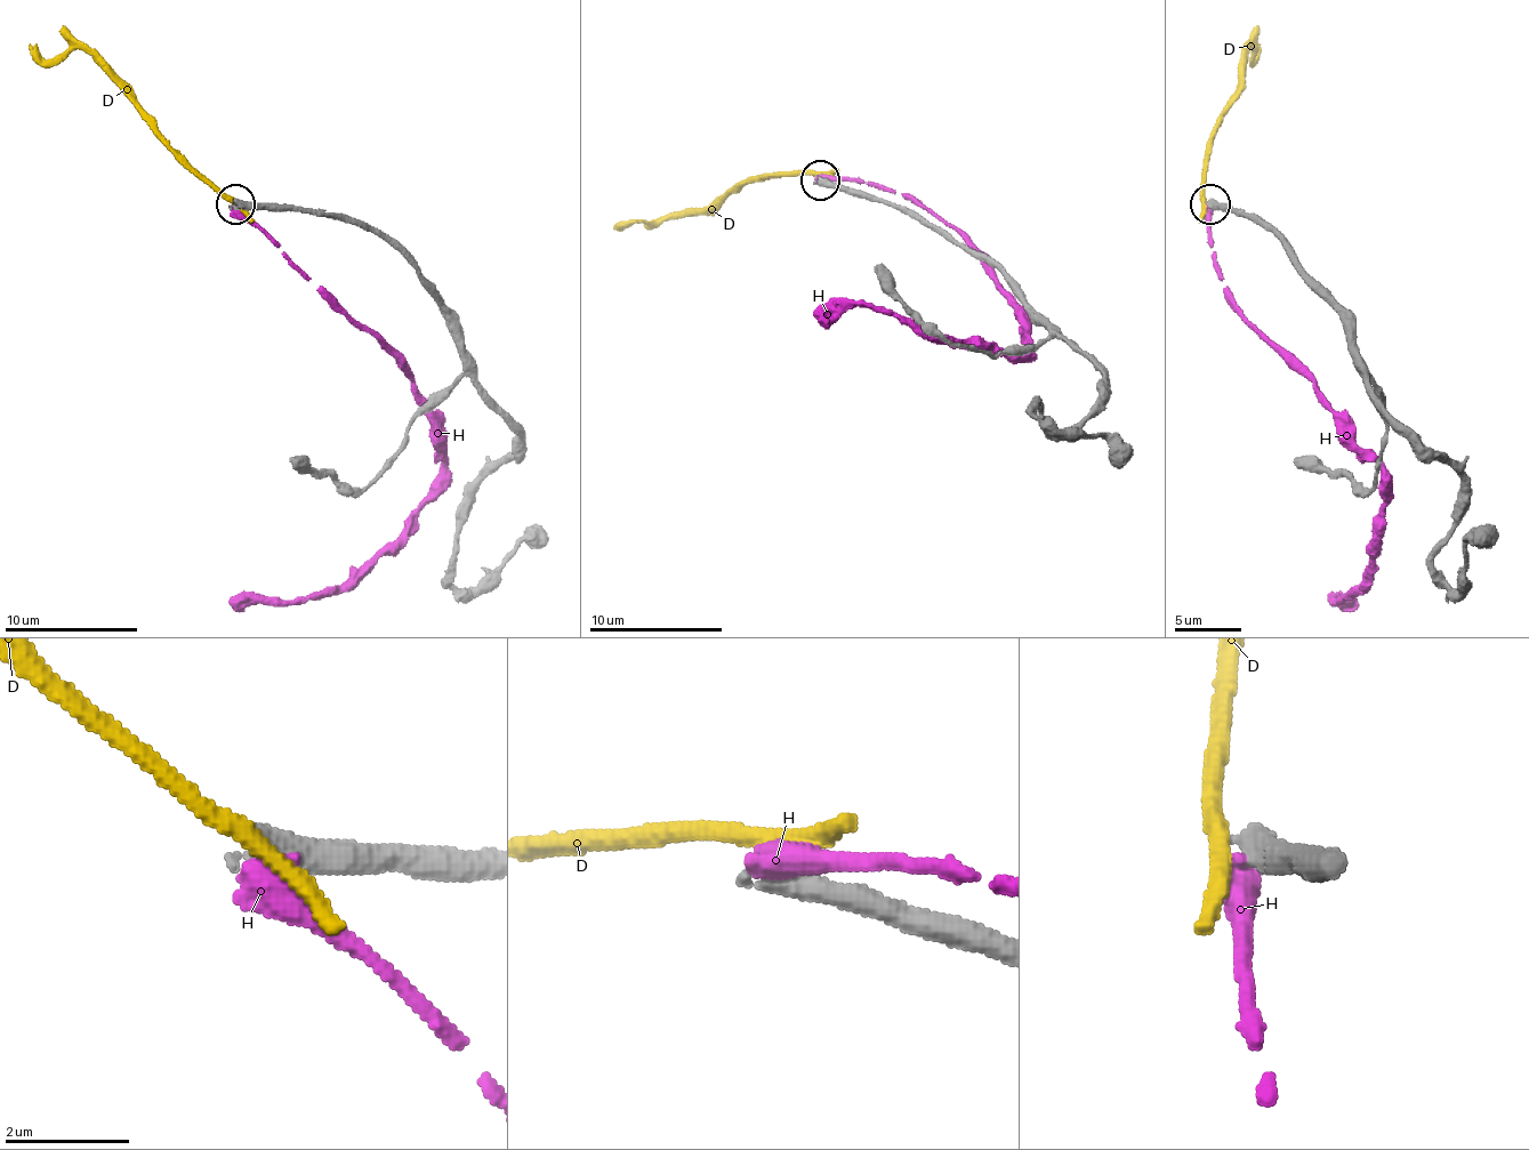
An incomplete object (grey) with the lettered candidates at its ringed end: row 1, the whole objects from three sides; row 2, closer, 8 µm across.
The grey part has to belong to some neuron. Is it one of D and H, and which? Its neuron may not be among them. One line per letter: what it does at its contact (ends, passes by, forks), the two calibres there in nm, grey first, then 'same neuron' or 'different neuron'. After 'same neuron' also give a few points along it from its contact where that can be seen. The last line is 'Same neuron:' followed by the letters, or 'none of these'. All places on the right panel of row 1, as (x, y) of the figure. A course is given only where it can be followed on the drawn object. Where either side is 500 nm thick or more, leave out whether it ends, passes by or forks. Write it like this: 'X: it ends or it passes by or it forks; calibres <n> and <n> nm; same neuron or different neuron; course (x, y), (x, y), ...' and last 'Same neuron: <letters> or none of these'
D: it passes by; calibres 460 and 320 nm; different neuron
H: calibres 550 and 600 nm; different neuron
Same neuron: none of these

